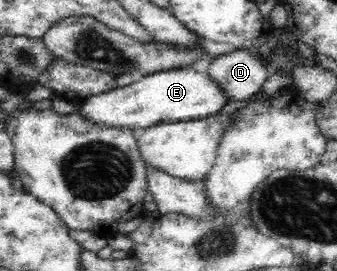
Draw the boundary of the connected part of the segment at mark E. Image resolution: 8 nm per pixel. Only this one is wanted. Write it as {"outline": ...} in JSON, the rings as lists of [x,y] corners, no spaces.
{"outline":[[[188,65],[182,69],[152,73],[126,87],[117,86],[107,93],[90,96],[84,101],[78,100],[75,102],[78,109],[74,112],[85,115],[99,125],[127,127],[138,133],[165,122],[202,120],[218,115],[225,105],[234,100],[211,75],[198,73]]]}

